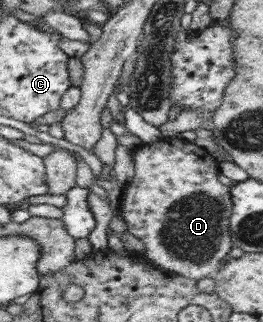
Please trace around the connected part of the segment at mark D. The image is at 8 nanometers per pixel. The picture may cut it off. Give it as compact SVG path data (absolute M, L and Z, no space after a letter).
M161 137L157 142L143 145L138 151L135 151L135 175L132 182L127 185L125 196L123 197L122 218L127 222L127 230L145 244L144 256L164 270L172 271L196 281L201 278L214 278L217 272L225 266L226 260L229 259L228 254L232 252L232 247L234 245L233 231L232 228L230 228L230 218L233 216L234 208L233 191L232 187L226 186L226 184L220 182L220 178L218 178L218 176L220 176L220 166L218 163L219 161L215 154L210 153L204 147L197 146L194 142L180 140L176 137Z

